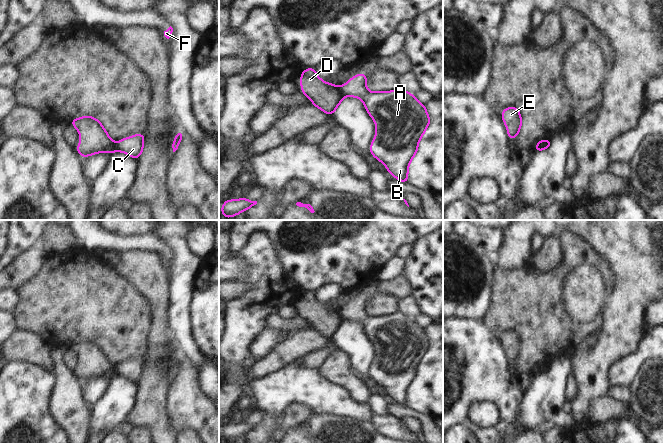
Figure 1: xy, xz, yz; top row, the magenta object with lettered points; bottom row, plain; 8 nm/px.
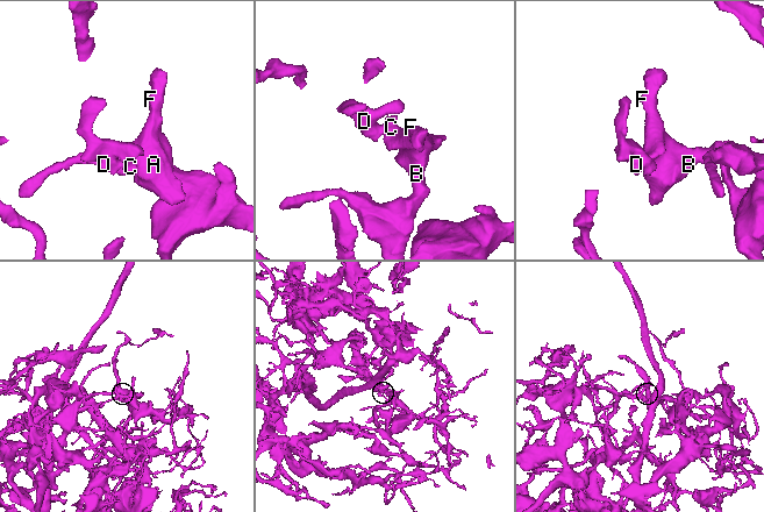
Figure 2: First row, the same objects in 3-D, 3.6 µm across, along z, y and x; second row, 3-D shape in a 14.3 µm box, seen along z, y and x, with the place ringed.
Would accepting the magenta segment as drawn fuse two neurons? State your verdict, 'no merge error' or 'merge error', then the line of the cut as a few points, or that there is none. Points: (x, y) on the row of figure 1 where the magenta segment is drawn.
merge error; cut in xz along (339, 88), (343, 95)

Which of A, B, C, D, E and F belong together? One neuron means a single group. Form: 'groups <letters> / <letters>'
groups A B C F / D E

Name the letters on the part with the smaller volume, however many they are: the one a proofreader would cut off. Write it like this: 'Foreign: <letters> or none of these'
Foreign: D, E

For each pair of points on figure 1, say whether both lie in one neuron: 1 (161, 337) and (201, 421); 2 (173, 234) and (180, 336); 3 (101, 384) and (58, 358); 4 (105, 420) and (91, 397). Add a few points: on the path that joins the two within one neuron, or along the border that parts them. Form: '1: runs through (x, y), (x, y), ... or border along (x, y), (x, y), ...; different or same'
1: border along (174, 376), (168, 399); different
2: runs through (181, 259), (181, 311); same
3: border along (81, 382), (83, 397), (89, 404); different
4: border along (110, 386), (105, 395), (92, 407); different

